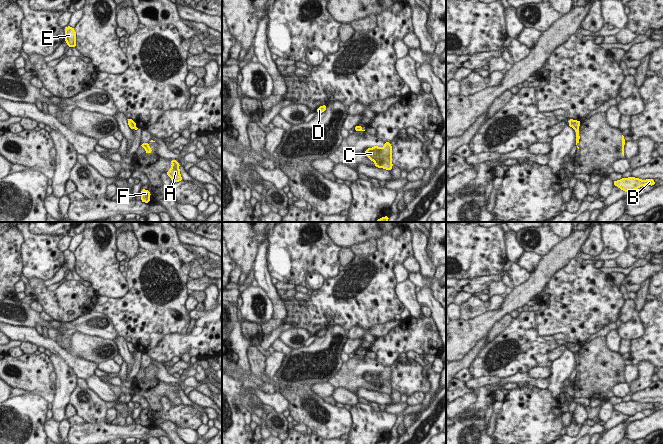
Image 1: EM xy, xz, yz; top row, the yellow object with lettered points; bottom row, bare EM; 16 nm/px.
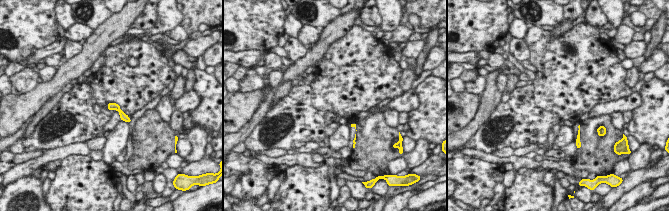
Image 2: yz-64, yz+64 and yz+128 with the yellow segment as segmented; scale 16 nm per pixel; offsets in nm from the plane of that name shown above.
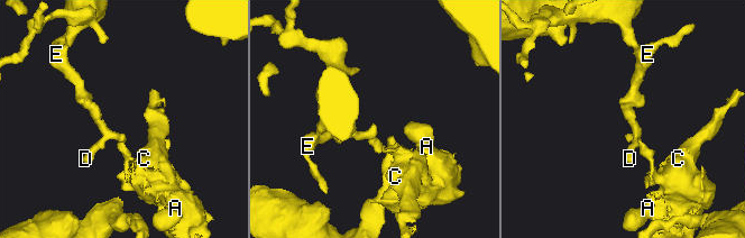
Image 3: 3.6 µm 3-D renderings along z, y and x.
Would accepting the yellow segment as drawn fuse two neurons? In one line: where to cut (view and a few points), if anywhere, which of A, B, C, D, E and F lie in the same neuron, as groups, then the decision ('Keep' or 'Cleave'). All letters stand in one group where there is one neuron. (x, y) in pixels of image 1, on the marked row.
Split along yz (578, 126), (574, 128). Groups: A C / B D E F. Cleave

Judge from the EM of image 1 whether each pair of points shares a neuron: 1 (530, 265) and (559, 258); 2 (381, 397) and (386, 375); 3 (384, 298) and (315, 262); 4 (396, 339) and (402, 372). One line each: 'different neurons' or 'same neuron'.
1: different neurons
2: different neurons
3: different neurons
4: different neurons

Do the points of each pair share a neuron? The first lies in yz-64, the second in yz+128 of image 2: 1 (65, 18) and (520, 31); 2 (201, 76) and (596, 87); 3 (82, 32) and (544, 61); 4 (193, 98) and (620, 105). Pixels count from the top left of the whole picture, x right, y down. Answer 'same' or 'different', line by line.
1: same
2: different
3: same
4: same

